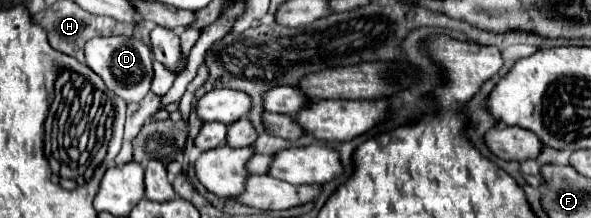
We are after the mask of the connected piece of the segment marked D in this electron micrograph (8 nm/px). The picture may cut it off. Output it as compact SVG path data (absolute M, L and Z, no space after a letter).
M105 36L105 38L91 38L85 46L85 64L97 72L109 90L121 96L125 102L139 102L151 86L153 78L153 62L151 50L147 44L135 36Z

